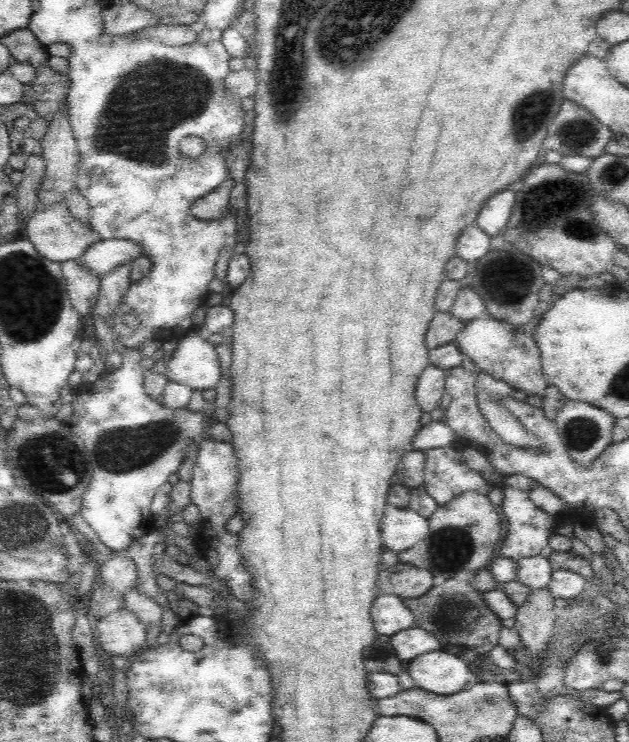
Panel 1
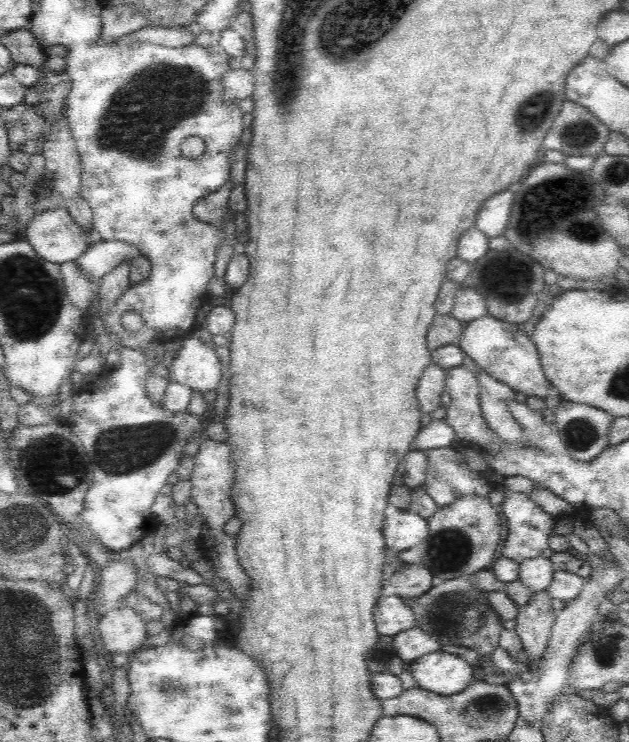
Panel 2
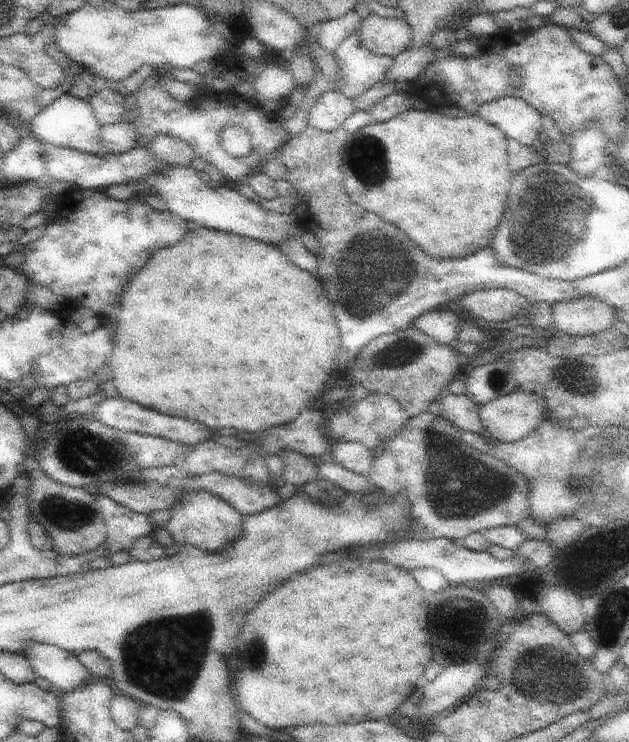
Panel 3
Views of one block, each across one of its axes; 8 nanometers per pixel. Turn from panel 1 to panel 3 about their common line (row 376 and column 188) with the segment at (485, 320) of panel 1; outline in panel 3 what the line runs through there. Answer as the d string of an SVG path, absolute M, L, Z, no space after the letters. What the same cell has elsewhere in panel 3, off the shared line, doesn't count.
M206 490L184 492L180 496L178 504L174 504L170 508L170 514L172 518L170 518L166 529L172 534L175 543L180 545L192 544L196 548L202 548L208 552L224 550L228 544L232 544L244 532L243 515L236 508L232 508L228 502L224 502L220 496L206 492Z

